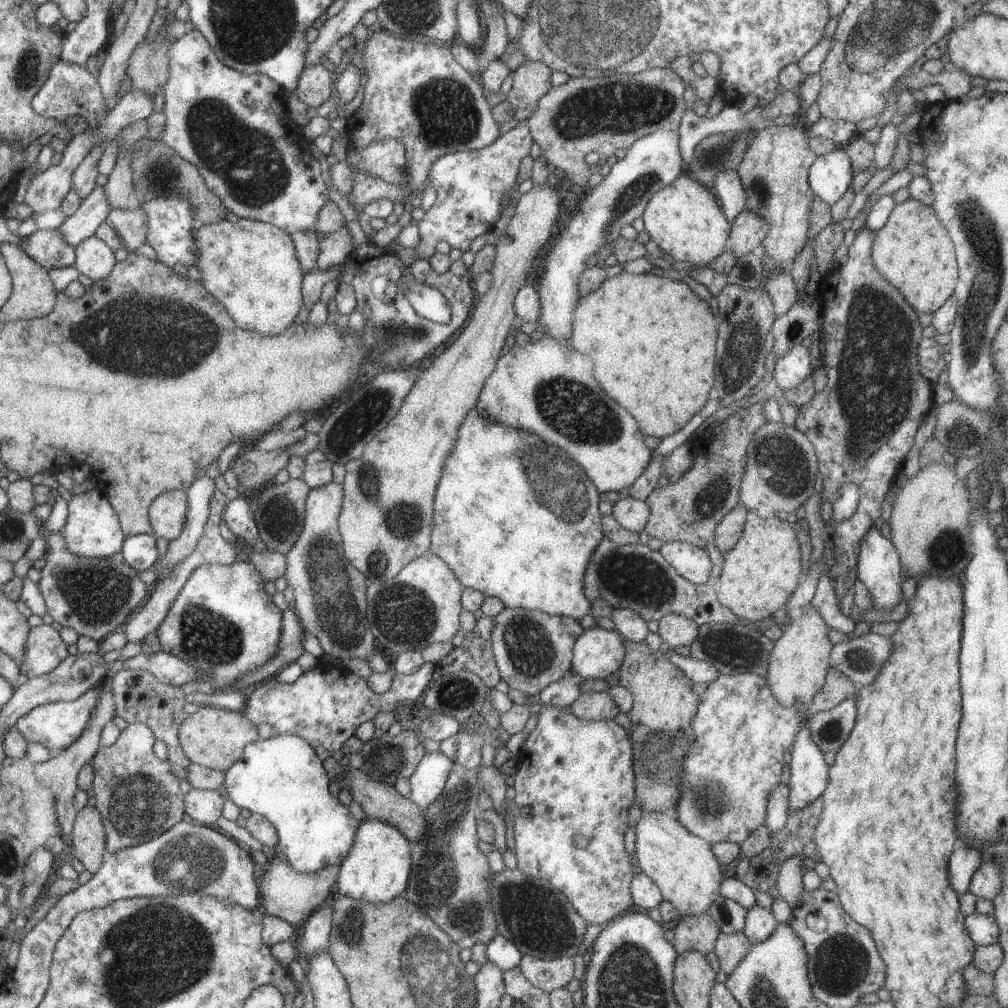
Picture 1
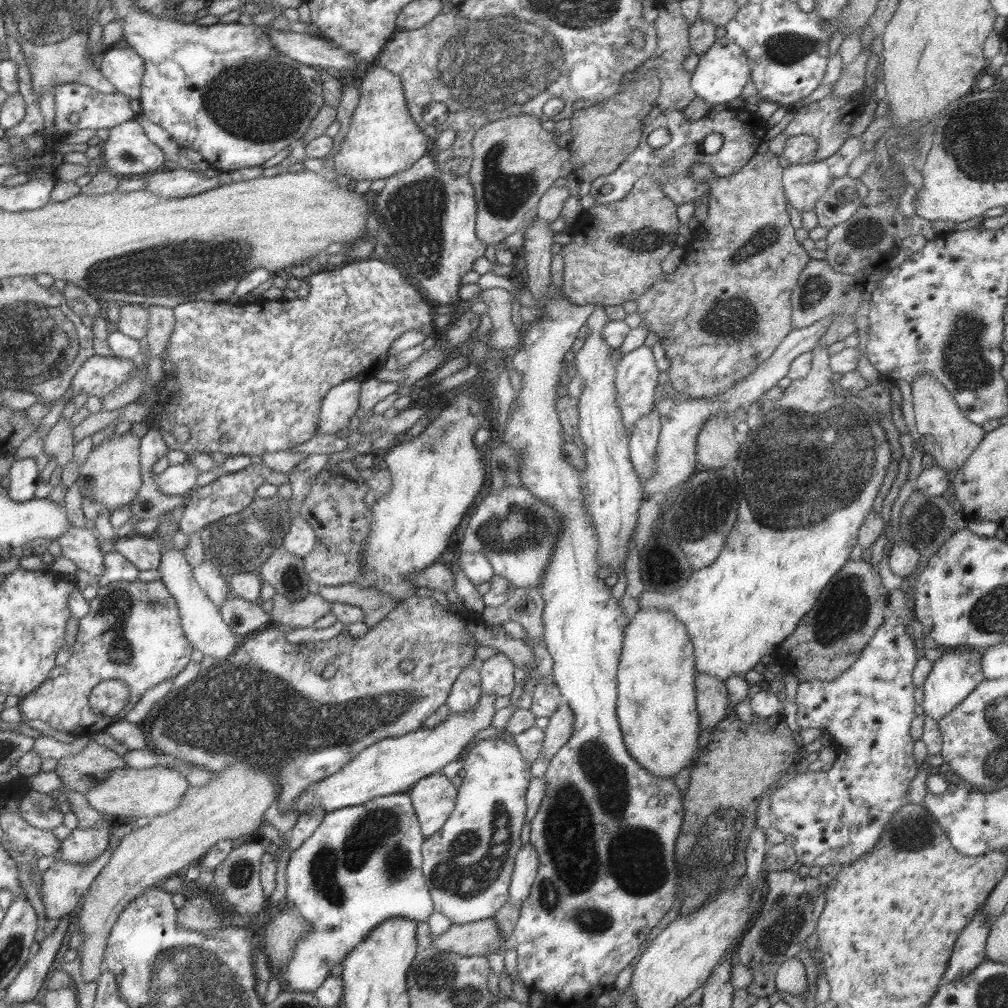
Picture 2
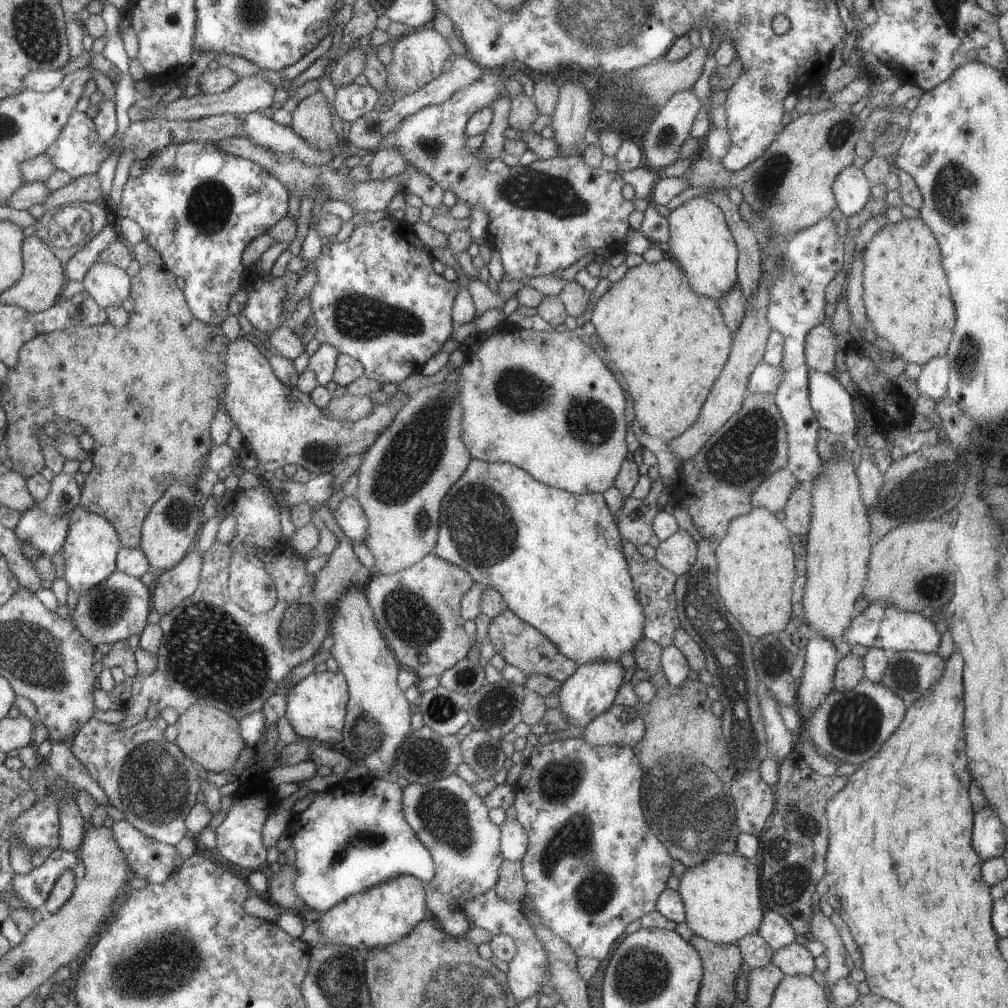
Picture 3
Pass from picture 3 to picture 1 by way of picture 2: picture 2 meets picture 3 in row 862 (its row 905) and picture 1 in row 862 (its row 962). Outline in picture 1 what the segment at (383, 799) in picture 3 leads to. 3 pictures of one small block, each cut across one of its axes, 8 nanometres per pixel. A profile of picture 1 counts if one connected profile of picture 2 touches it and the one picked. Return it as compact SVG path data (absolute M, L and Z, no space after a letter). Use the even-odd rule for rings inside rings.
M279 735L268 739L257 739L247 743L239 760L236 760L225 772L222 785L230 801L240 809L264 816L276 830L277 844L274 846L275 856L285 860L298 873L315 873L331 864L340 864L347 856L354 839L356 827L350 826L348 820L353 819L347 807L339 804L329 793L328 776L322 760L315 754L310 744L295 735Z

